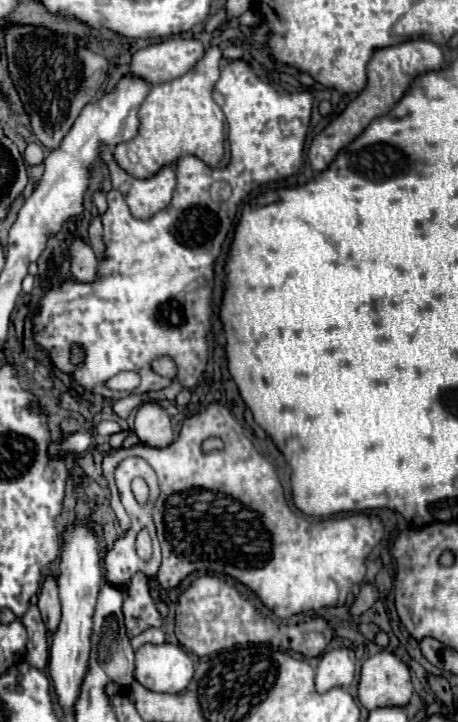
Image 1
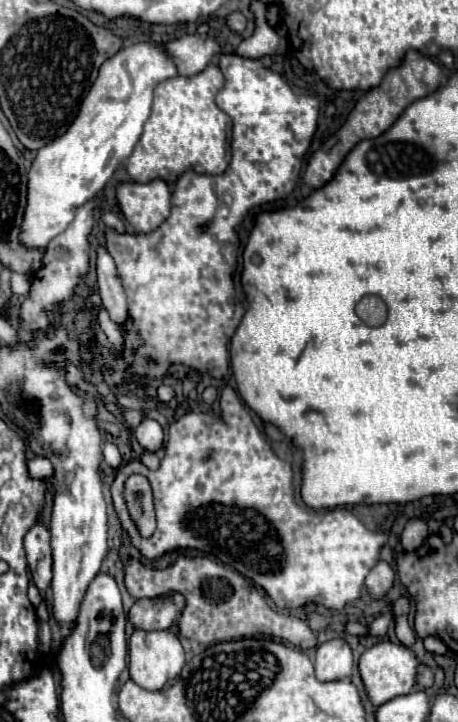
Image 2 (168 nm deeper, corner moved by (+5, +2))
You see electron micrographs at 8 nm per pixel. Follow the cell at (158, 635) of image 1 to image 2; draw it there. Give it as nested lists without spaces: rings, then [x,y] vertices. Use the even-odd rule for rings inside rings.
[[[167,595],[159,599],[139,599],[129,611],[129,623],[133,629],[145,631],[161,631],[169,629],[183,607],[181,595]]]

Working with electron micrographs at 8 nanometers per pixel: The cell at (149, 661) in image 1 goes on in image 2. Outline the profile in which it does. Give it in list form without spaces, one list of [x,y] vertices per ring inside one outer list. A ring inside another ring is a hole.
[[[135,629],[129,639],[129,675],[131,679],[149,691],[161,691],[185,665],[185,651],[171,631],[141,631]]]

